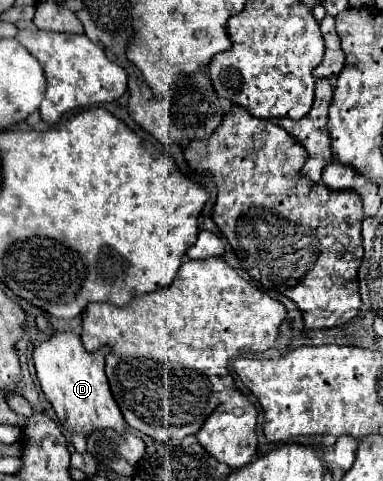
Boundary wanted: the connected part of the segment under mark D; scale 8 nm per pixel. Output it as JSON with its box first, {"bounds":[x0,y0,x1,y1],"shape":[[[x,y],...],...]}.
{"bounds":[34,333,128,435],"shape":[[[56,333],[34,349],[34,365],[42,391],[56,411],[60,423],[72,433],[90,435],[92,431],[102,429],[114,429],[118,433],[128,431],[128,425],[110,393],[104,375],[104,357],[108,353],[108,347],[100,347],[96,353],[88,353],[80,337],[74,333]]]}

